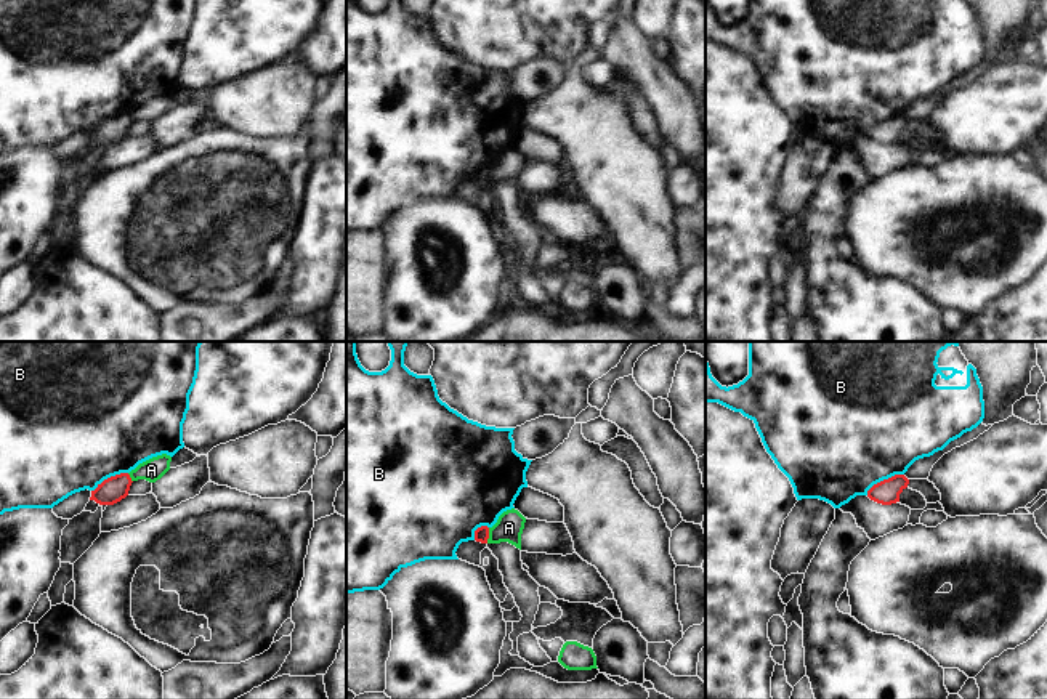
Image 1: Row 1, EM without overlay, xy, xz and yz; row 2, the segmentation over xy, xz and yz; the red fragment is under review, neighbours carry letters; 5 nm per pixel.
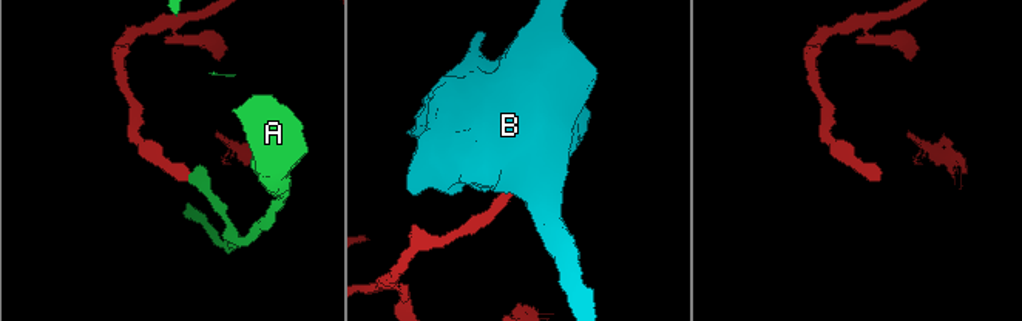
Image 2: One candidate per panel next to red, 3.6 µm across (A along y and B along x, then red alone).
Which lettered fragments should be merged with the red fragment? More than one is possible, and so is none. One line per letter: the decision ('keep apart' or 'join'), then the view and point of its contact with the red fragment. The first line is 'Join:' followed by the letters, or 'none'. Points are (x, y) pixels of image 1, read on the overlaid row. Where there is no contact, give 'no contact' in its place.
Join: none
A: keep apart; meets red in xz at (488, 536)
B: keep apart; meets red in yz at (884, 480)

